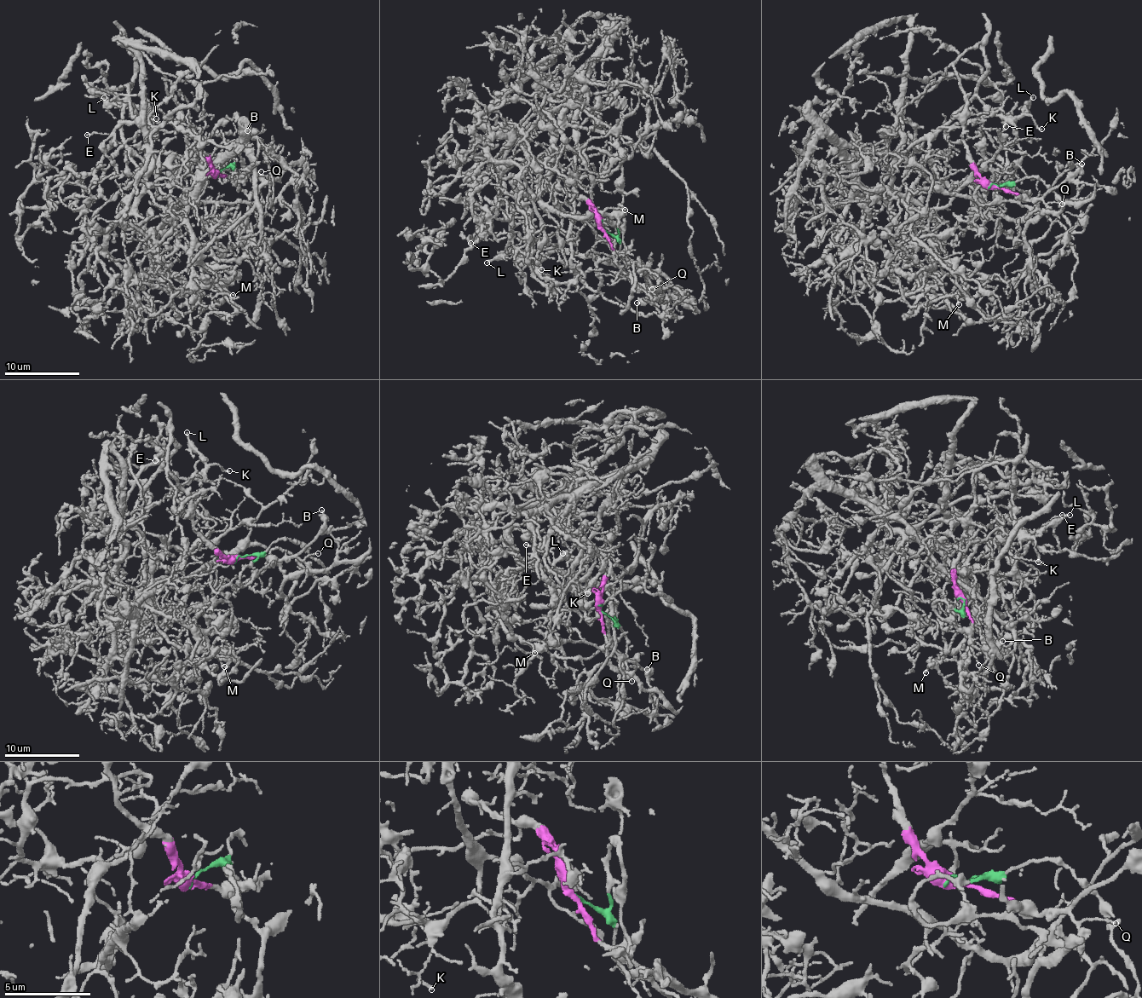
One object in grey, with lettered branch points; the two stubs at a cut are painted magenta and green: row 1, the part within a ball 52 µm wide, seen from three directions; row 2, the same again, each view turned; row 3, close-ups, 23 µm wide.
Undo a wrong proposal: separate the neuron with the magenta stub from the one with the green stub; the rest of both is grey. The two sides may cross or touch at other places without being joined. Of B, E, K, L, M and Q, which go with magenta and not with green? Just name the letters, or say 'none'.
B, E, K, L, M, Q

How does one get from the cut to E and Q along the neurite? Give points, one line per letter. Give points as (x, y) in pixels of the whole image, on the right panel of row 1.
E: (991, 187), (962, 141), (954, 70), (978, 43), (986, 74), (910, 194), (942, 208), (1001, 171), (1006, 126)
Q: (991, 187), (1023, 194), (1027, 199), (1063, 204)

